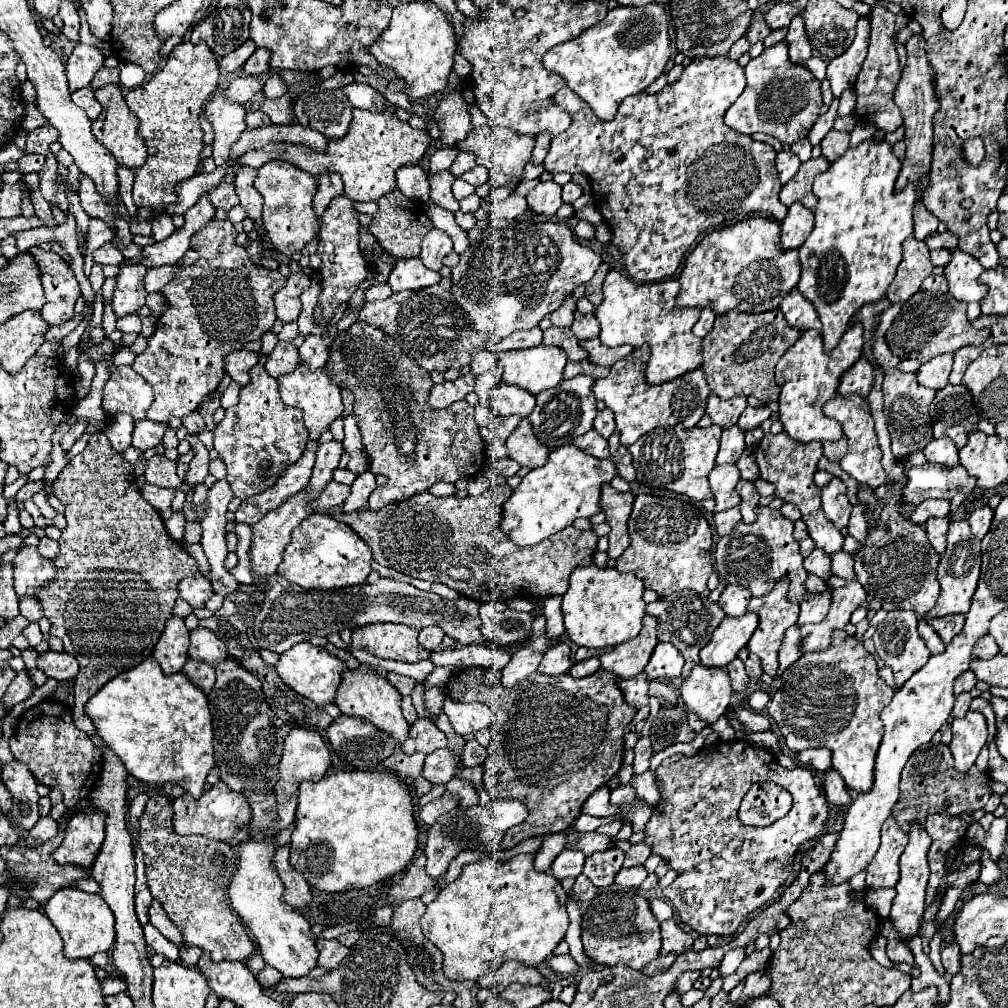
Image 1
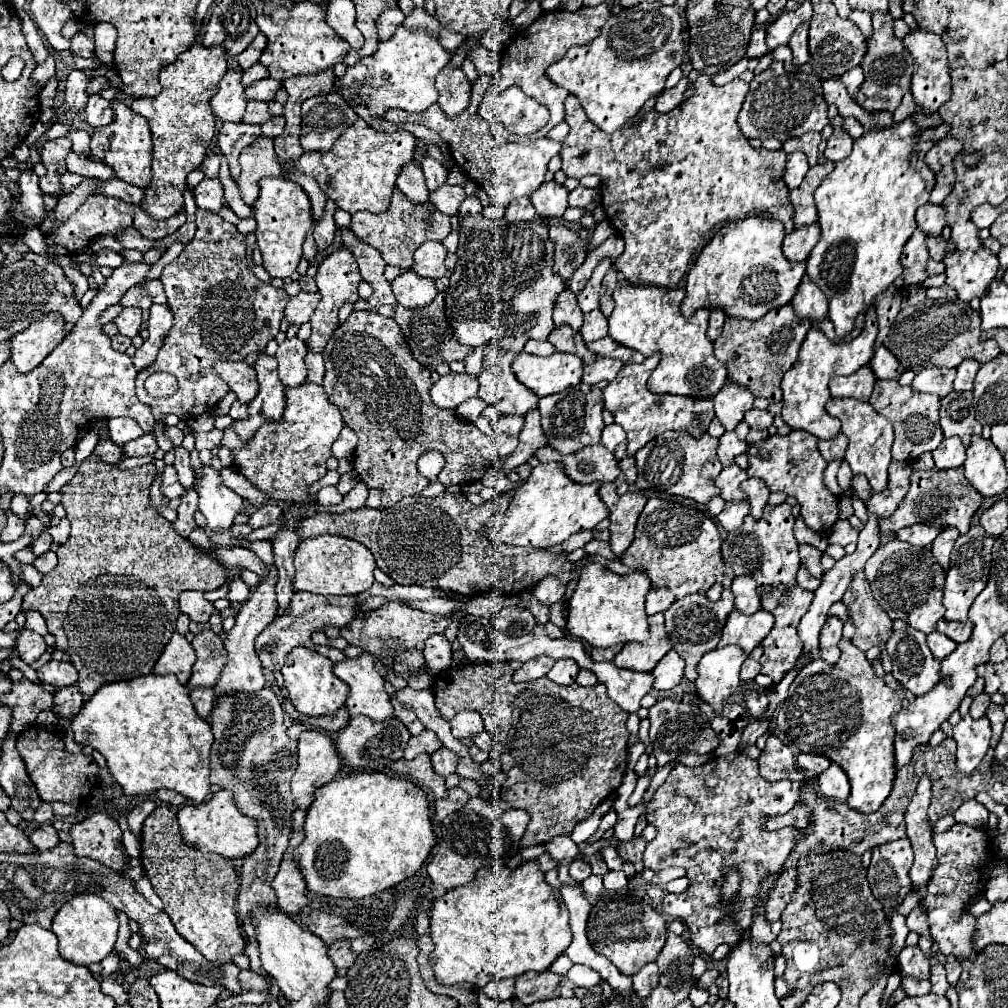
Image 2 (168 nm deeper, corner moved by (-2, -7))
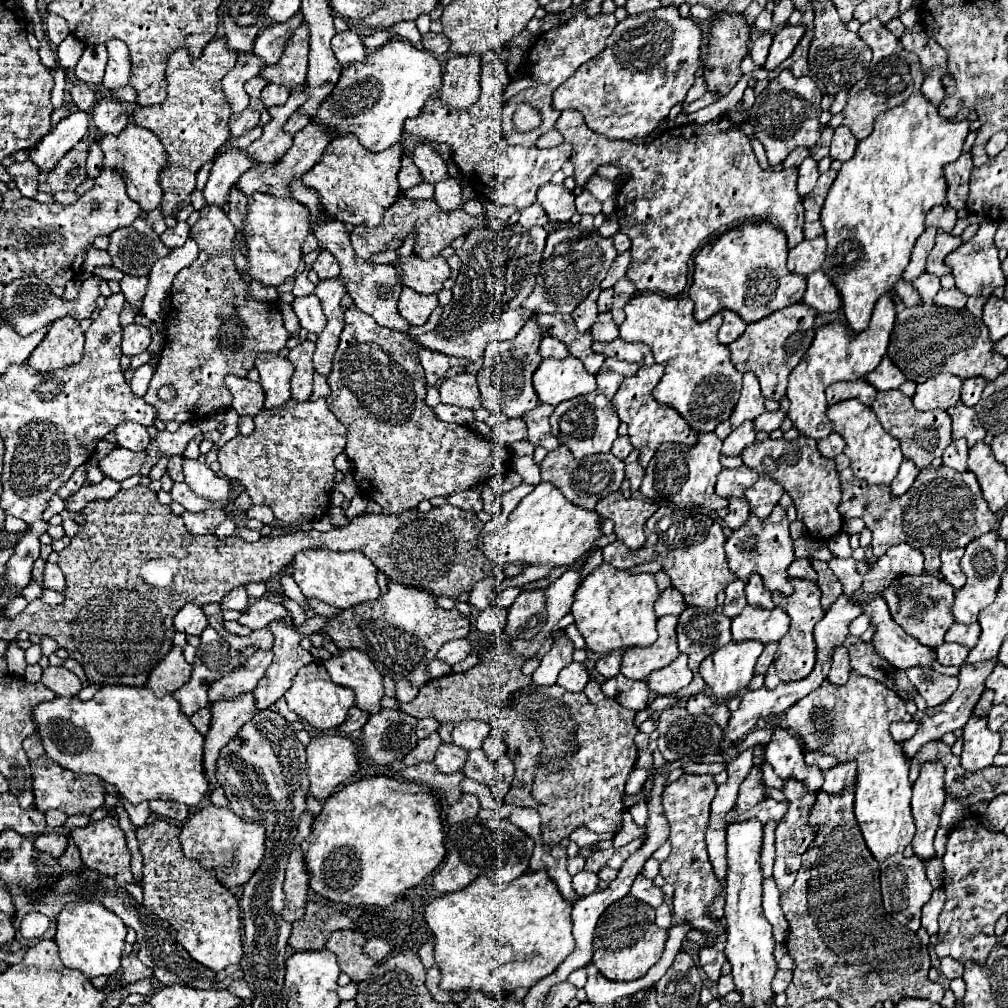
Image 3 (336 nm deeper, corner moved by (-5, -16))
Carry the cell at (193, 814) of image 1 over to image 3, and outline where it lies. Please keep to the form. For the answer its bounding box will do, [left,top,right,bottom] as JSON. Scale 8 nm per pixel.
[180,806,264,886]

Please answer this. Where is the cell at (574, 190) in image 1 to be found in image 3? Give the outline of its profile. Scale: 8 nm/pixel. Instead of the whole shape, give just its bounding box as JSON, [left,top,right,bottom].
[576,190,602,216]

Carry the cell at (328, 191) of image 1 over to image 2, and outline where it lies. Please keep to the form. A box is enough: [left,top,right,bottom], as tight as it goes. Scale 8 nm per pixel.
[313,199,337,253]

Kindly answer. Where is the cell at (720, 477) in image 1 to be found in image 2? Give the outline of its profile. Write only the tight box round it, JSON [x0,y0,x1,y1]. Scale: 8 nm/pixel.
[715,463,747,501]

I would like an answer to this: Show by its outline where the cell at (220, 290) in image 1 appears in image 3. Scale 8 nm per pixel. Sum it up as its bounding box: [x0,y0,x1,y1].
[144,206,288,424]

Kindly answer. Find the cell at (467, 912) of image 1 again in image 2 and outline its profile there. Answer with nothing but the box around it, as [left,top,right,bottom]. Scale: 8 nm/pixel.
[429,861,571,989]

